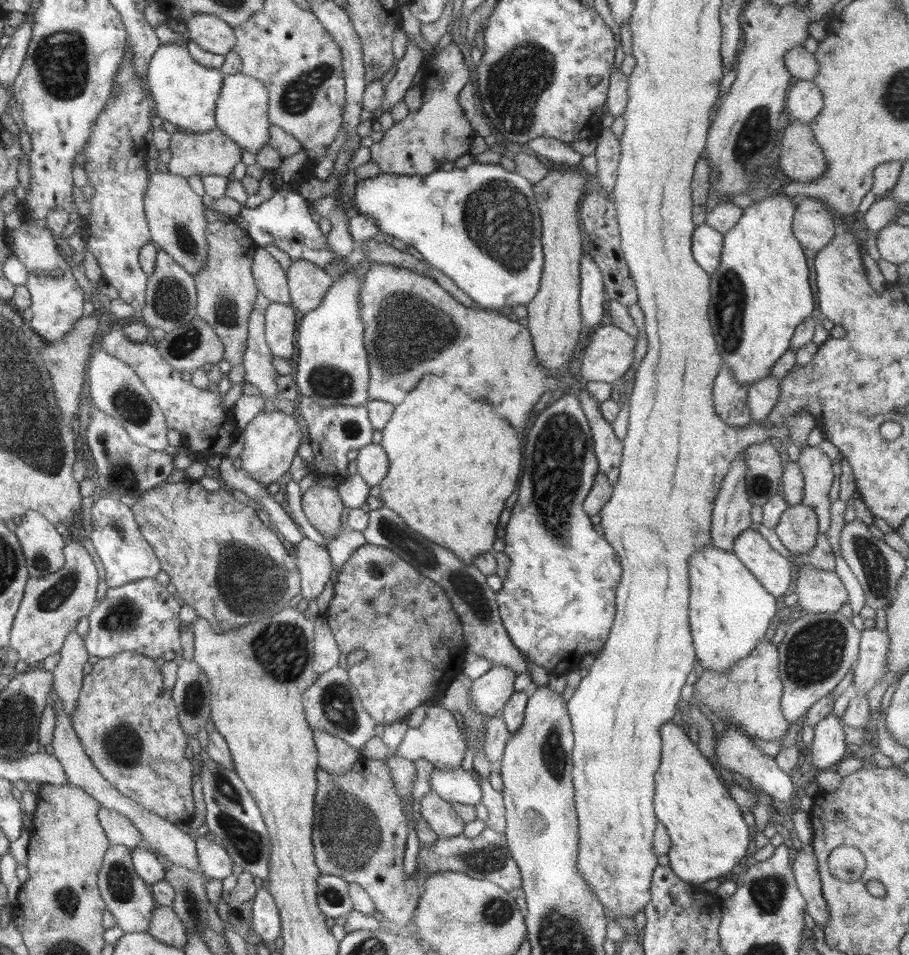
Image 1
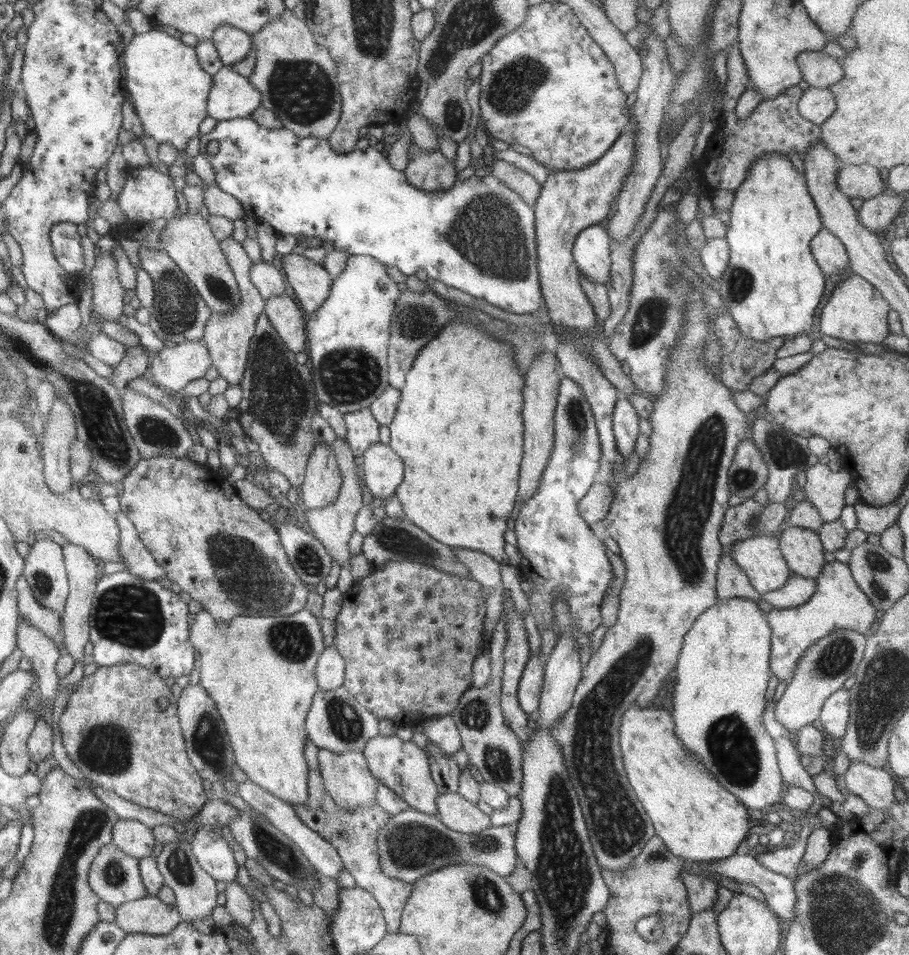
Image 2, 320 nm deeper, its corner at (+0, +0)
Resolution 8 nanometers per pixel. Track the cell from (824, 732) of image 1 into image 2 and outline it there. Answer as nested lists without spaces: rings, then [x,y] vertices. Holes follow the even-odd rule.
[[[840,689],[834,692],[823,704],[819,720],[822,727],[837,742],[846,734],[849,722],[850,694]]]

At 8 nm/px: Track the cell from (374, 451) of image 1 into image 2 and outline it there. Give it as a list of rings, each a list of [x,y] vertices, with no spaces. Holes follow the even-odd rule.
[[[380,442],[370,446],[363,458],[359,468],[363,488],[368,489],[373,497],[388,499],[394,495],[404,476],[400,456]]]

